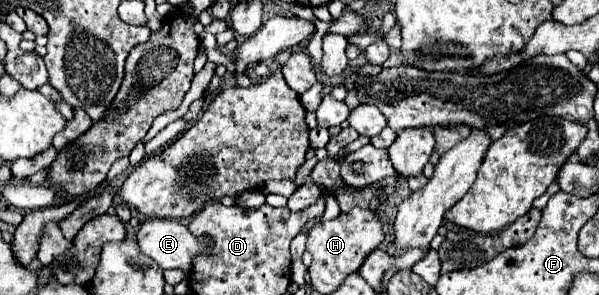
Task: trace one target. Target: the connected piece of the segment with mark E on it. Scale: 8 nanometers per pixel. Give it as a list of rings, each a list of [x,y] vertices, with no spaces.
[[[145,219],[137,229],[137,243],[161,269],[182,269],[187,279],[193,257],[211,247],[209,239],[197,241],[173,219]]]

